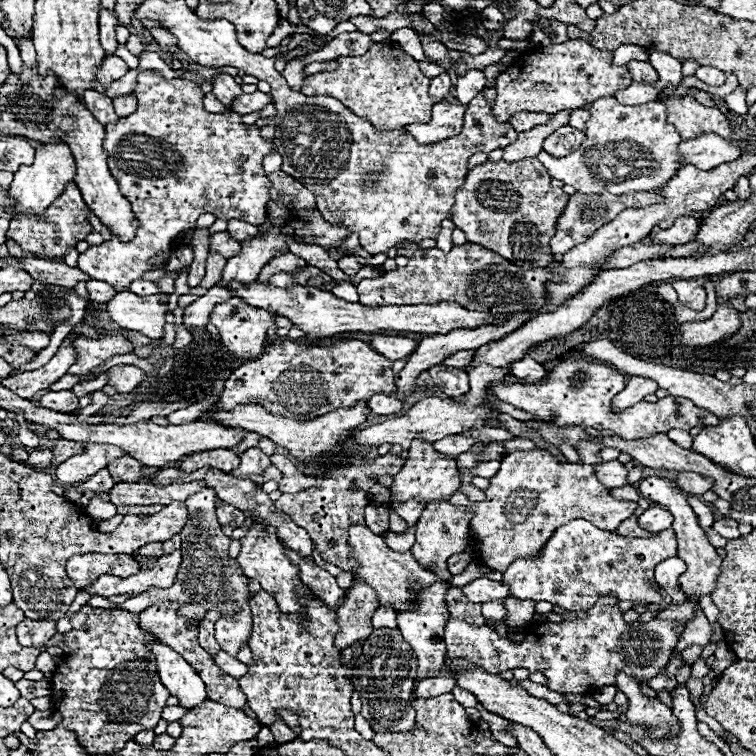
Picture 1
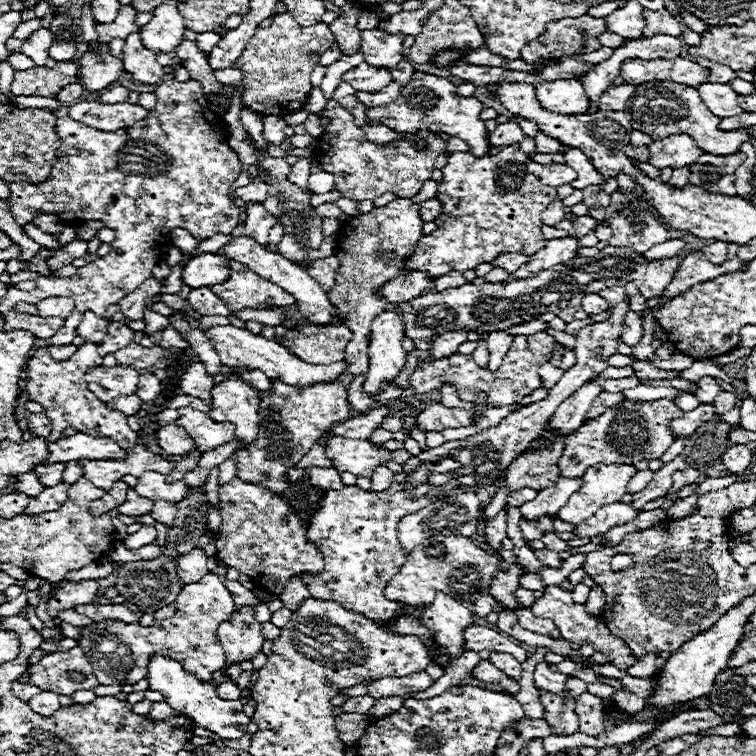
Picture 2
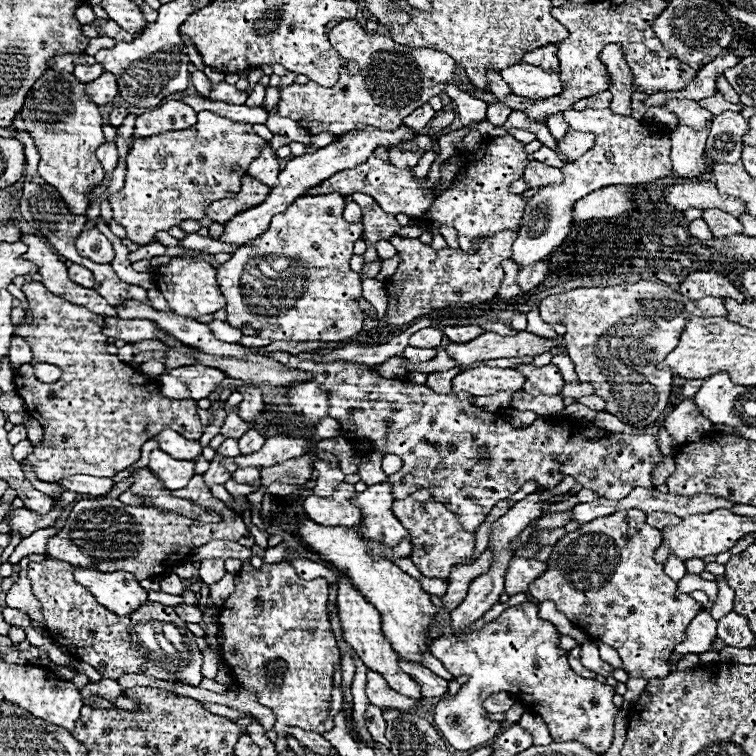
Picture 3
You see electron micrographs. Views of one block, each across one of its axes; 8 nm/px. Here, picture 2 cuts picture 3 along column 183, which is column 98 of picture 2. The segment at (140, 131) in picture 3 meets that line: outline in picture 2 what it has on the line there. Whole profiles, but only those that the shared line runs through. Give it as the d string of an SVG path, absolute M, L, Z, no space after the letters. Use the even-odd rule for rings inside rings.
M76 102L68 108L68 116L86 122L86 126L94 126L96 130L118 130L132 126L134 122L146 118L148 110L138 104L100 104L100 102Z

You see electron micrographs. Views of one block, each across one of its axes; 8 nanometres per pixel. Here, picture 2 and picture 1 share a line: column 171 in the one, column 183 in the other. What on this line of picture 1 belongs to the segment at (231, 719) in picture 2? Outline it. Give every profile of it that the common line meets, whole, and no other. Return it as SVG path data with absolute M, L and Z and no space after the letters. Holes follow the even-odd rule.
M160 640L152 642L150 650L156 656L158 676L162 684L168 688L168 692L176 696L180 704L188 710L200 706L206 700L206 692L204 692L204 682L192 670L192 666L188 666L188 662L178 652L162 644Z

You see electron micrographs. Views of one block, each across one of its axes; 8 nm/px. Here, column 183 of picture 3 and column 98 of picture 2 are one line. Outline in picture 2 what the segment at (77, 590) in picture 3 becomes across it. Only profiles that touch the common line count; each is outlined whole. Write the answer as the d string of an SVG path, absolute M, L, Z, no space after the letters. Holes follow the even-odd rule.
M208 572L198 582L184 584L182 592L174 600L174 606L176 606L176 614L172 618L168 618L168 620L156 620L154 626L150 626L150 628L144 628L140 624L126 624L126 622L120 622L120 620L94 622L92 626L80 628L82 632L80 632L78 646L84 650L86 658L90 660L92 670L94 670L94 676L98 678L100 684L118 684L118 686L124 686L124 684L134 684L140 678L146 678L146 666L148 666L148 660L150 660L152 654L166 654L170 658L178 658L186 666L186 670L194 670L198 674L198 678L206 680L206 682L212 682L212 672L224 668L224 664L226 664L226 656L222 652L222 646L216 642L216 628L218 628L220 622L224 622L226 618L230 618L230 614L234 612L232 594L224 588L220 576ZM98 630L100 632L106 632L108 636L114 636L114 648L110 652L100 652L96 648L98 640L94 636L98 636Z

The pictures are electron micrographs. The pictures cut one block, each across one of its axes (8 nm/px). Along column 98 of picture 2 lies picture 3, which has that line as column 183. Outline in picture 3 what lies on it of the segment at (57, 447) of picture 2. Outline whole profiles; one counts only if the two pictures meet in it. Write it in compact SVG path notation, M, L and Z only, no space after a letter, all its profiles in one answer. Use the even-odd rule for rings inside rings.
M162 430L158 436L154 436L154 440L160 444L160 450L172 454L172 458L198 458L202 454L198 440L186 440L174 430Z

